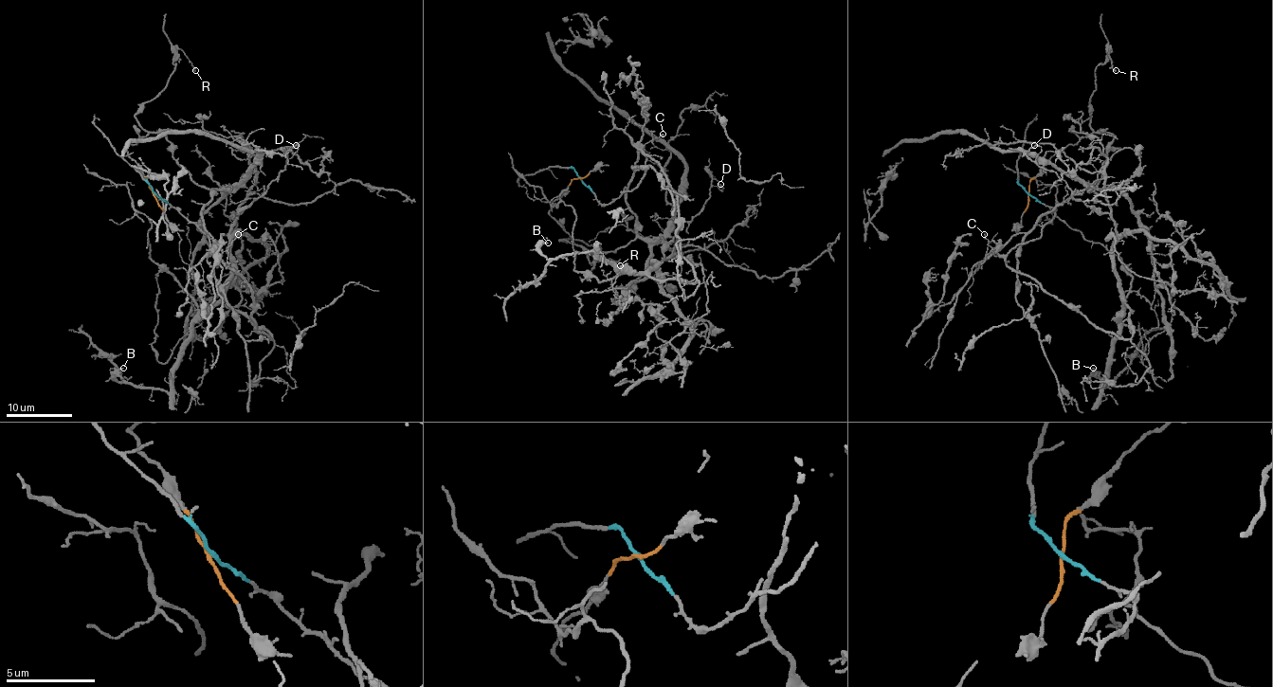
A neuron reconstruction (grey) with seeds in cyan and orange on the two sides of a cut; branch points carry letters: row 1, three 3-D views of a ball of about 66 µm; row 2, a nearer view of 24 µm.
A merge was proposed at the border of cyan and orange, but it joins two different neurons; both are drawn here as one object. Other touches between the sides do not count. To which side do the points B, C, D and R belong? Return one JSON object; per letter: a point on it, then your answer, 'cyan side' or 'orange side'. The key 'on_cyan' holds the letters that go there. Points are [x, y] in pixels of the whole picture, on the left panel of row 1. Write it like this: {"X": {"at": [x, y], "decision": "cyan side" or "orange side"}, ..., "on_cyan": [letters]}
{"B": {"at": [123, 368], "decision": "cyan side"}, "C": {"at": [238, 234], "decision": "cyan side"}, "D": {"at": [296, 145], "decision": "cyan side"}, "R": {"at": [195, 70], "decision": "orange side"}, "on_cyan": ["B", "C", "D"]}

